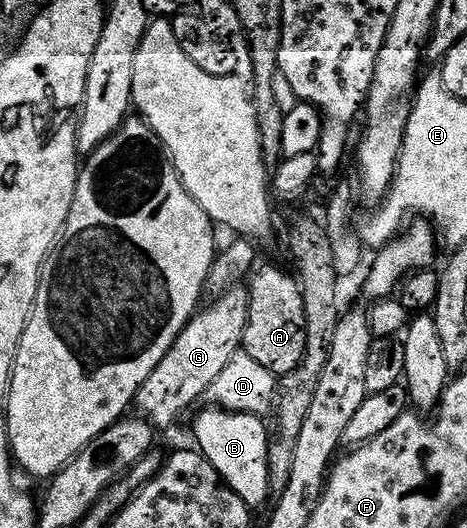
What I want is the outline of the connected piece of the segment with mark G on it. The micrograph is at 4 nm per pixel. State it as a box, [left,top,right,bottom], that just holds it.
[133,285,247,428]

